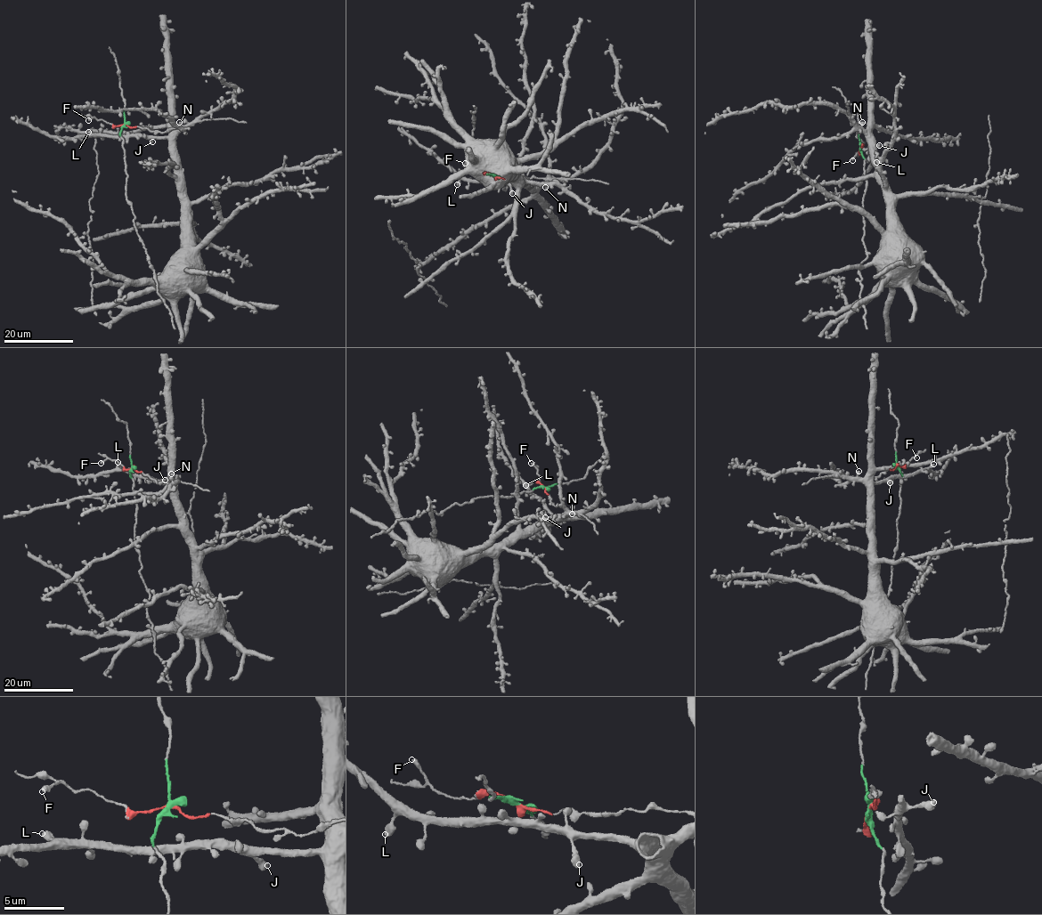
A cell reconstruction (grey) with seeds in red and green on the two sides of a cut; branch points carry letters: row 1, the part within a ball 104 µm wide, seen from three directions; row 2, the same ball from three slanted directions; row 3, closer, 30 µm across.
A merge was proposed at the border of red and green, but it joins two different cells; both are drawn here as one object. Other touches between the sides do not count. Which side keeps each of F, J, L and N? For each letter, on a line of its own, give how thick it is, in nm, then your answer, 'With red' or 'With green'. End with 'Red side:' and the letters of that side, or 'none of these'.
F: Thickness 360 nm. With red
J: Thickness 550 nm. With green
L: Thickness 550 nm. With green
N: Thickness 550 nm. With green
Red side: F

